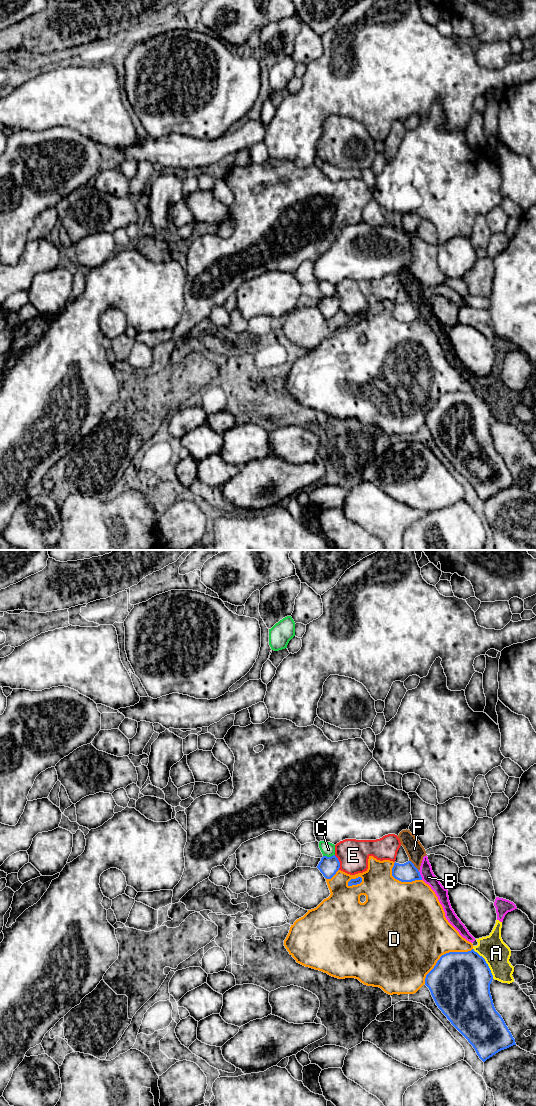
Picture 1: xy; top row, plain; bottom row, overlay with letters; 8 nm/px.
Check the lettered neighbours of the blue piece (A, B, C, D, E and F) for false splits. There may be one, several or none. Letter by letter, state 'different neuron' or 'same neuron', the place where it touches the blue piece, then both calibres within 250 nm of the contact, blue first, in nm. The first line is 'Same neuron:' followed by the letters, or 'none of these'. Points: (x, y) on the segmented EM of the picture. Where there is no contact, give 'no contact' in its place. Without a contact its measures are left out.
Same neuron: none of these
A: different neuron | xy (486, 963) | 460/220 nm
B: different neuron | xy (420, 875) | 160/100 nm
C: different neuron | xy (328, 857) | 160/110 nm
D: different neuron | xy (444, 954) | 480/480 nm
E: different neuron | xy (339, 862) | 160/240 nm
F: different neuron | xy (414, 866) | 160/140 nm

